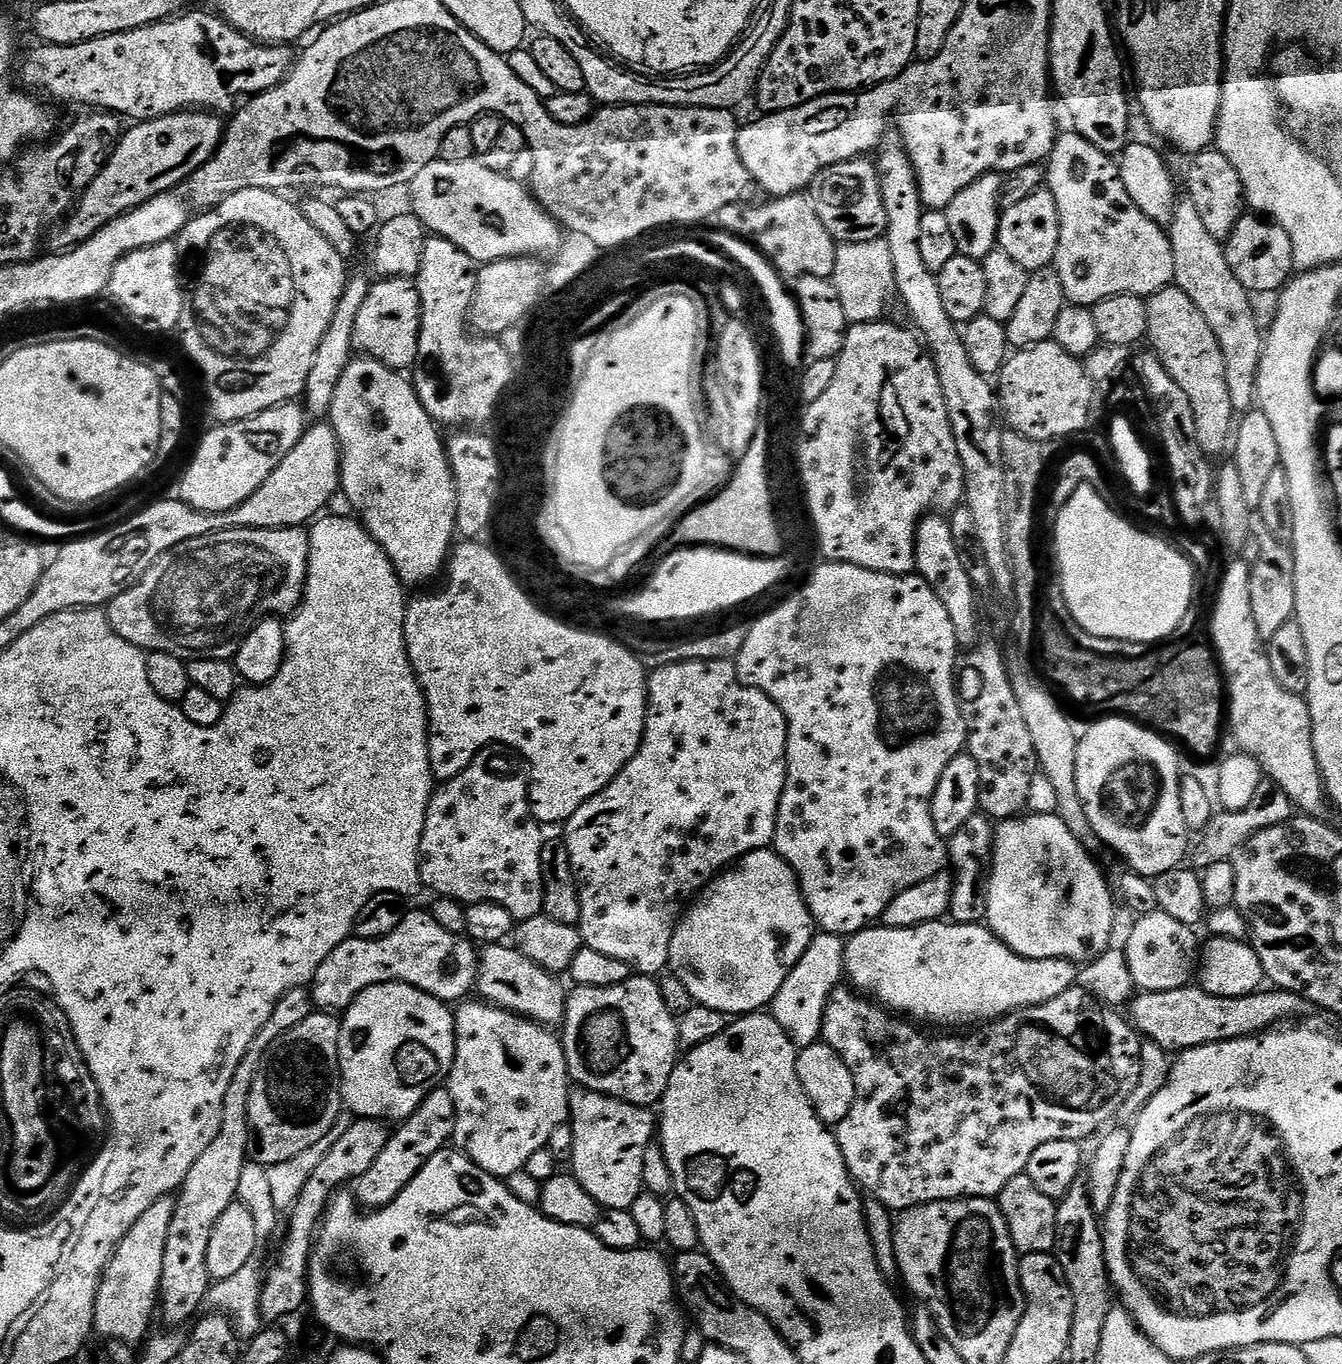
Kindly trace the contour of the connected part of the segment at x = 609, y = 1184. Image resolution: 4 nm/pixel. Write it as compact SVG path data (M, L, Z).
M573 1087L568 1094L568 1120L574 1130L574 1150L570 1161L571 1175L594 1198L600 1203L601 1209L613 1208L622 1210L631 1209L634 1198L645 1191L644 1179L642 1178L642 1162L646 1159L646 1146L654 1142L658 1132L658 1120L652 1116L647 1107L639 1104L628 1104L613 1096L607 1096L601 1092L595 1092L589 1088Z

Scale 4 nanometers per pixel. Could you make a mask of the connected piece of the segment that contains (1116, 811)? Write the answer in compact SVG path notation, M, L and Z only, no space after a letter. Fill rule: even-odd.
M1112 714L1100 718L1093 728L1083 729L1076 745L1078 794L1090 818L1090 826L1105 849L1113 848L1119 859L1138 874L1155 878L1181 867L1190 852L1190 833L1182 822L1180 801L1180 756L1161 733L1141 726L1131 718Z

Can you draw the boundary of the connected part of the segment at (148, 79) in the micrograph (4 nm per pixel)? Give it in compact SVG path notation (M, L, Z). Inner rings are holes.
M211 11L186 12L173 16L171 20L142 26L138 30L126 30L122 34L106 34L102 38L83 40L74 46L36 46L40 48L26 53L21 64L19 61L19 83L29 93L49 101L57 100L60 104L92 104L88 106L96 110L107 110L121 118L129 116L129 121L132 122L143 122L185 110L231 113L241 102L247 102L252 97L283 84L292 71L294 52L292 56L291 47L261 44L259 40L243 36L237 28L231 28L228 21L220 19Z

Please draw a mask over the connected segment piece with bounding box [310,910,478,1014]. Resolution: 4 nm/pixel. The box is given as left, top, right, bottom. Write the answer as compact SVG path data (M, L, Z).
M408 910L398 930L373 940L350 938L330 950L314 974L310 991L313 1005L333 1014L343 1013L358 994L375 984L409 984L439 1000L460 1002L476 987L477 967L478 948L467 935L438 926L431 911Z

